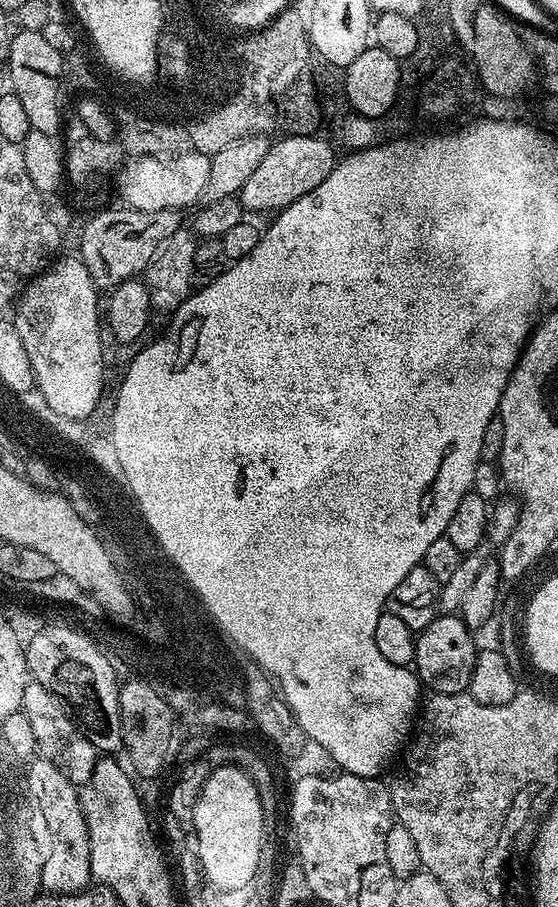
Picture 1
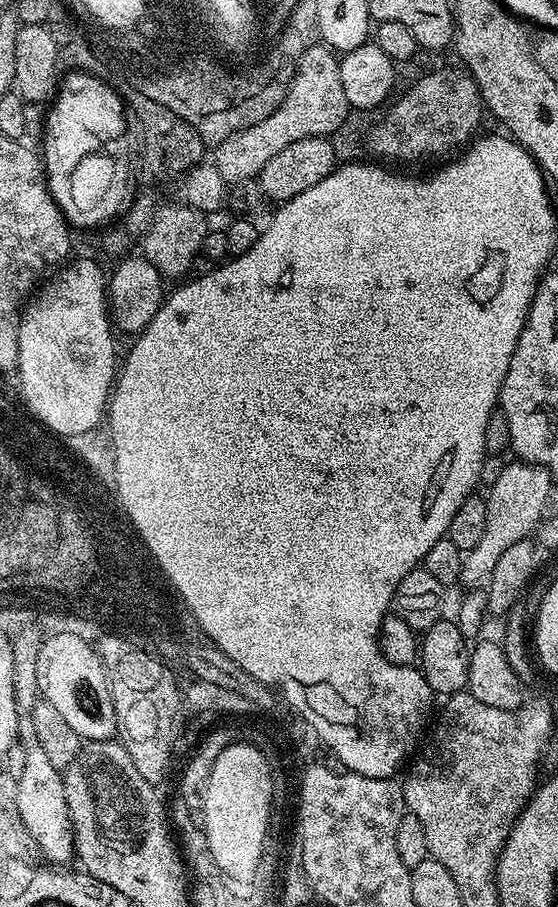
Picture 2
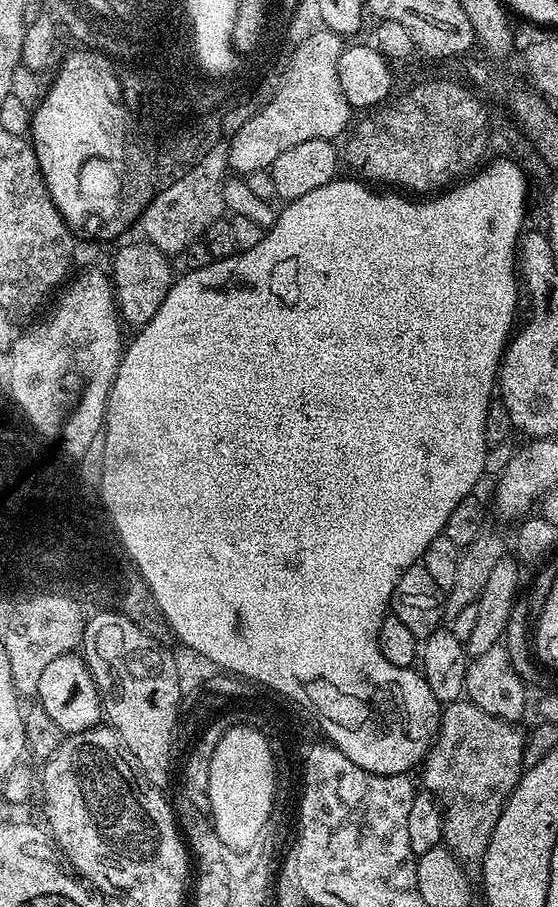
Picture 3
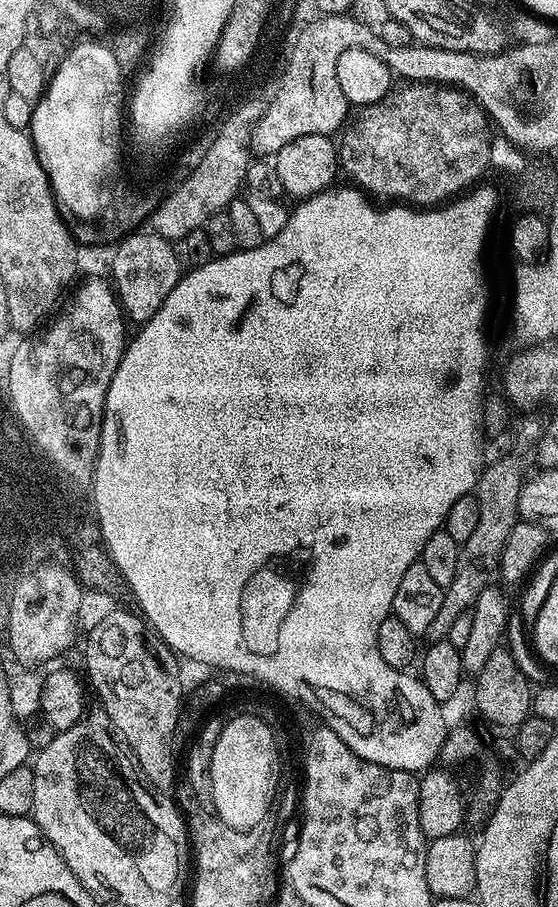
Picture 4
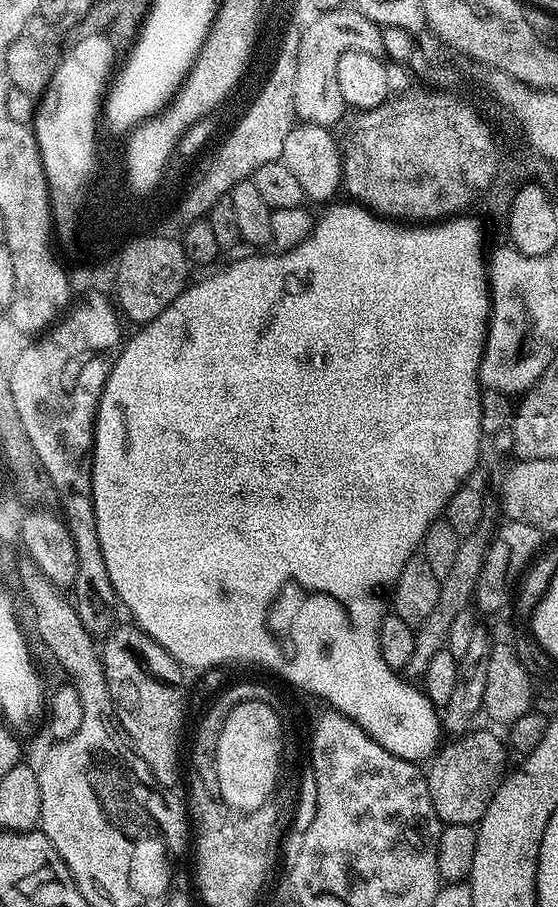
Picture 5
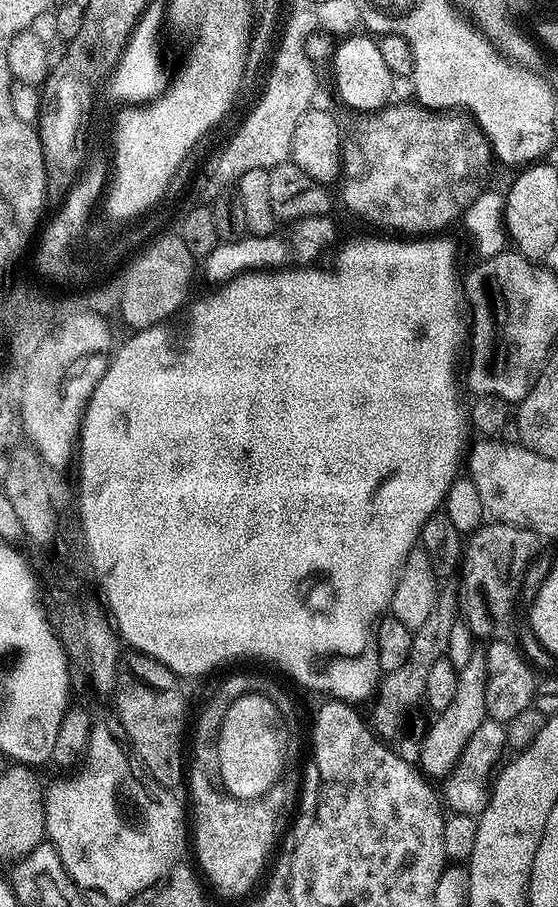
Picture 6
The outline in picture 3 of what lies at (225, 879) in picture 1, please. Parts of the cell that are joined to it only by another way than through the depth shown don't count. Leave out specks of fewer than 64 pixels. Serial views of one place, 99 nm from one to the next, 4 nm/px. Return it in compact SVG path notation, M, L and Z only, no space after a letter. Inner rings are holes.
M240 728L240 732L226 734L225 740L218 742L216 756L210 758L207 794L214 830L228 844L248 844L260 832L272 800L272 756L268 756L262 734Z

